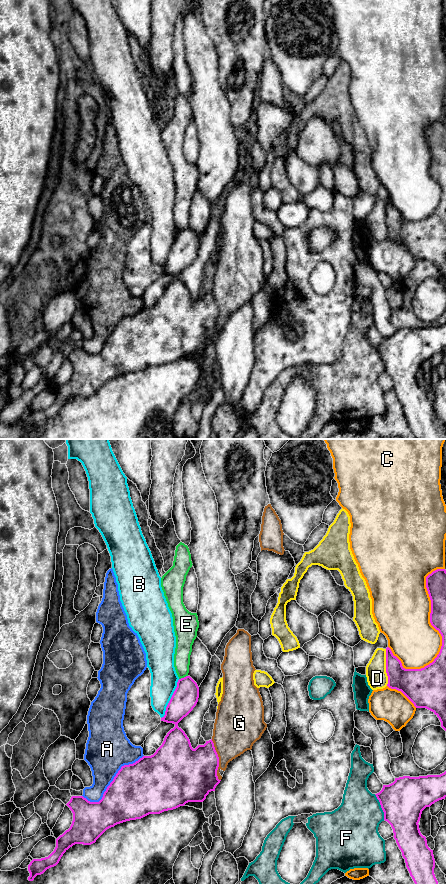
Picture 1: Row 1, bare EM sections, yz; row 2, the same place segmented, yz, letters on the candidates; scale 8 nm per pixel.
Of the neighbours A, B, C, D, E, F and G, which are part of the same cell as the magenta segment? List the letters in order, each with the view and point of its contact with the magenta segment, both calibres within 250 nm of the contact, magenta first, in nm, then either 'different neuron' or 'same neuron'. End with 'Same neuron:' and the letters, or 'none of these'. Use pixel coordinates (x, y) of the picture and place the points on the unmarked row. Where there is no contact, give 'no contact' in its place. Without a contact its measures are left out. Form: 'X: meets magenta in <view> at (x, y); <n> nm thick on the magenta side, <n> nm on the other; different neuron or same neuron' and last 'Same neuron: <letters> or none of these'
A: meets magenta in yz at (112, 333); 440 nm thick on the magenta side, 340 nm on the other; different neuron
B: meets magenta in yz at (170, 251); 200 nm thick on the magenta side, 220 nm on the other; different neuron
C: meets magenta in yz at (431, 176); 260 nm thick on the magenta side, 440 nm on the other; different neuron
D: meets magenta in yz at (386, 219); 220 nm thick on the magenta side, 170 nm on the other; different neuron
E: meets magenta in yz at (184, 229); 200 nm thick on the magenta side, 130 nm on the other; different neuron
F: meets magenta in yz at (381, 359); 340 nm thick on the magenta side, 380 nm on the other; different neuron
G: meets magenta in yz at (218, 312); 400 nm thick on the magenta side, 340 nm on the other; different neuron
Same neuron: none of these

